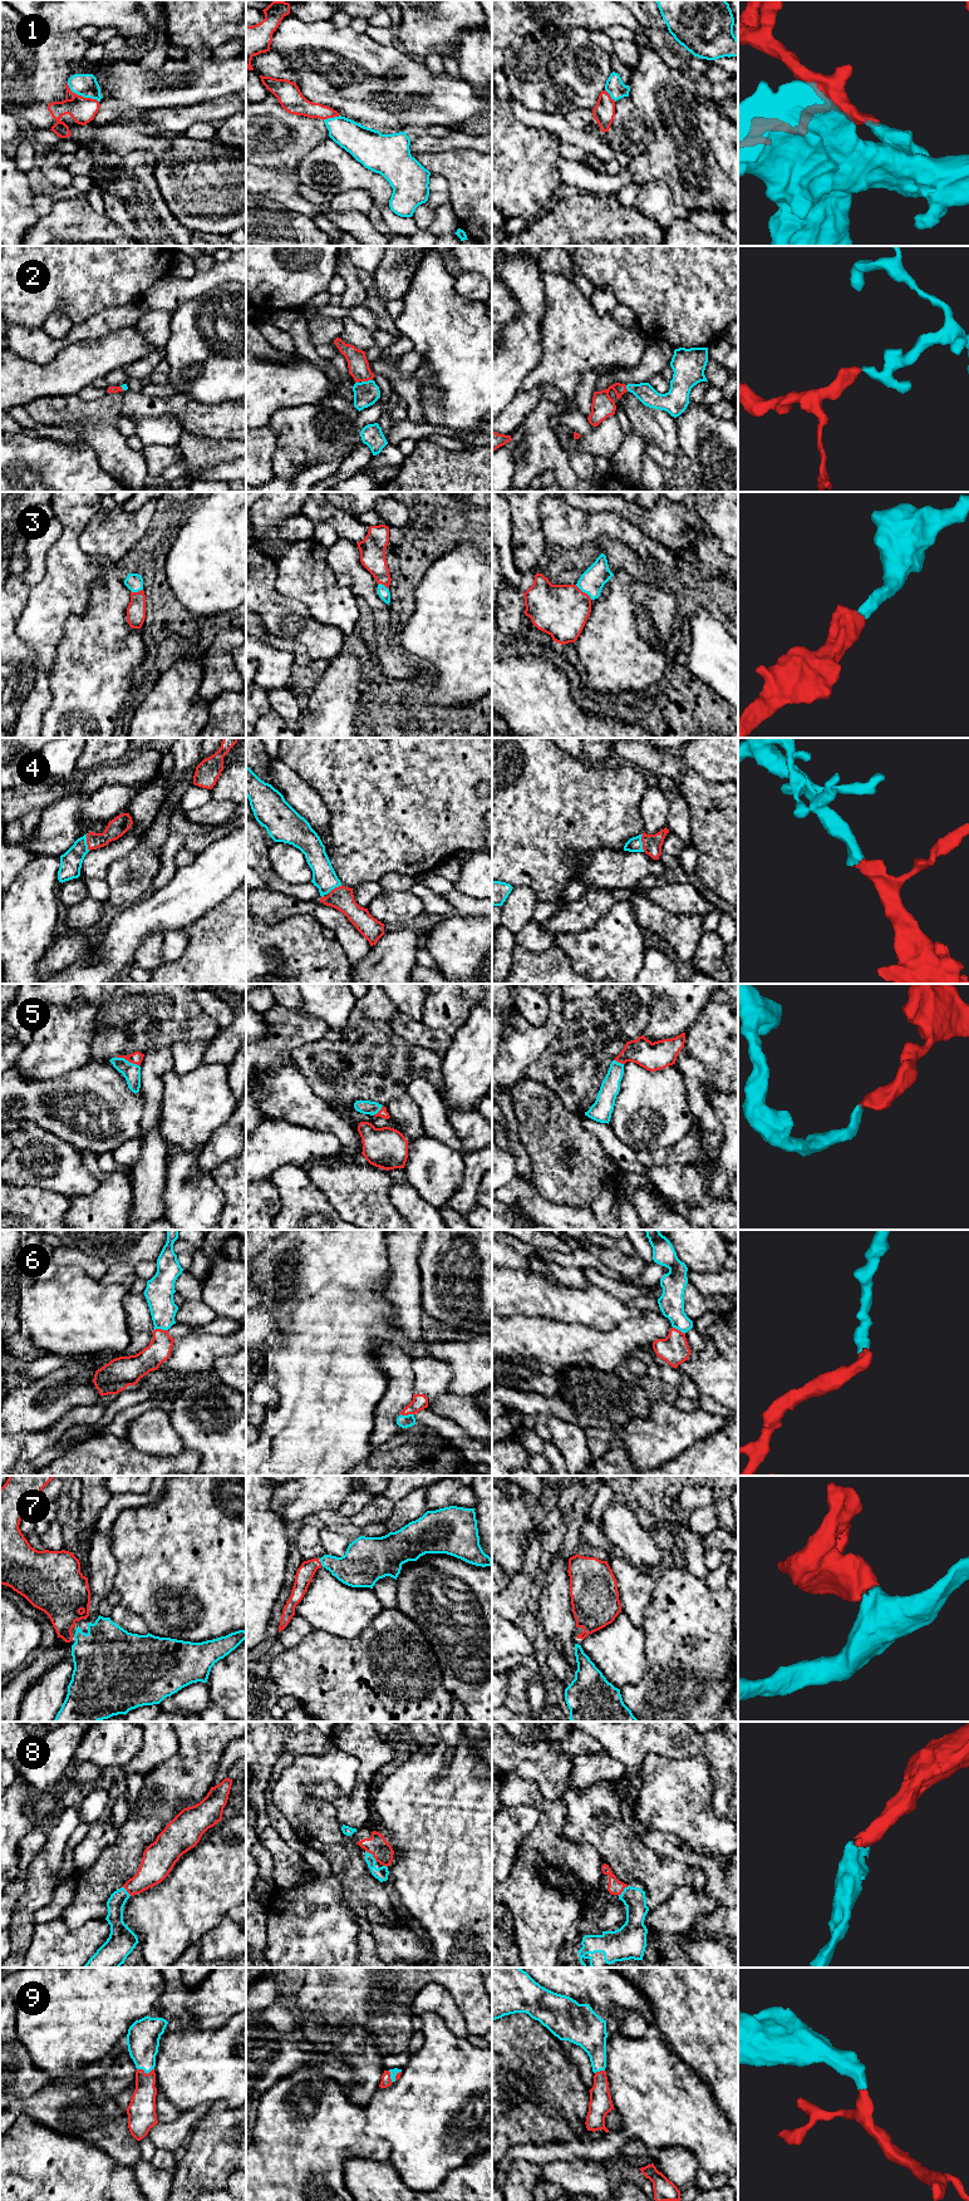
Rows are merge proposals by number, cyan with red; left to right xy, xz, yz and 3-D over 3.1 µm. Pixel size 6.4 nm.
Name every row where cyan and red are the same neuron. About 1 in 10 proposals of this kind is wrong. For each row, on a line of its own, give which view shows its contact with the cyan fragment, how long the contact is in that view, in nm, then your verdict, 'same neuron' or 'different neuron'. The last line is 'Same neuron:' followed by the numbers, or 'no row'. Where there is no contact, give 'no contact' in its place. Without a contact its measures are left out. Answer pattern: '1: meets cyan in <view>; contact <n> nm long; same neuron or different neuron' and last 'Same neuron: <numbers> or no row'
1: meets cyan in xy; contact 240 nm long; same neuron
2: meets cyan in xz; contact 70 nm long; same neuron
3: meets cyan in yz; contact 140 nm long; same neuron
4: meets cyan in xy; contact 110 nm long; same neuron
5: meets cyan in xy; contact 160 nm long; same neuron
6: meets cyan in xy; contact 90 nm long; same neuron
7: meets cyan in xz; contact 40 nm long; same neuron
8: meets cyan in xz; contact 110 nm long; same neuron
9: meets cyan in xy; contact 110 nm long; same neuron
Same neuron: 1, 2, 3, 4, 5, 6, 7, 8, 9

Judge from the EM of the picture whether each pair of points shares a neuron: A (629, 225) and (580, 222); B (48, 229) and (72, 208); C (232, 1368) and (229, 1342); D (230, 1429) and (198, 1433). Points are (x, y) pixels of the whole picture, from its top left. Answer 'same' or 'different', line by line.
A: same
B: same
C: different
D: same

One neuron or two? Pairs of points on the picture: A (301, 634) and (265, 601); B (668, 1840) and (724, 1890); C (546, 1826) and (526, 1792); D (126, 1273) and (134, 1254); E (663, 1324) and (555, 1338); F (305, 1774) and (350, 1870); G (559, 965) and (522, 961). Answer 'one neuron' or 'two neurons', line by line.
A: one neuron
B: one neuron
C: one neuron
D: two neurons
E: one neuron
F: one neuron
G: one neuron

